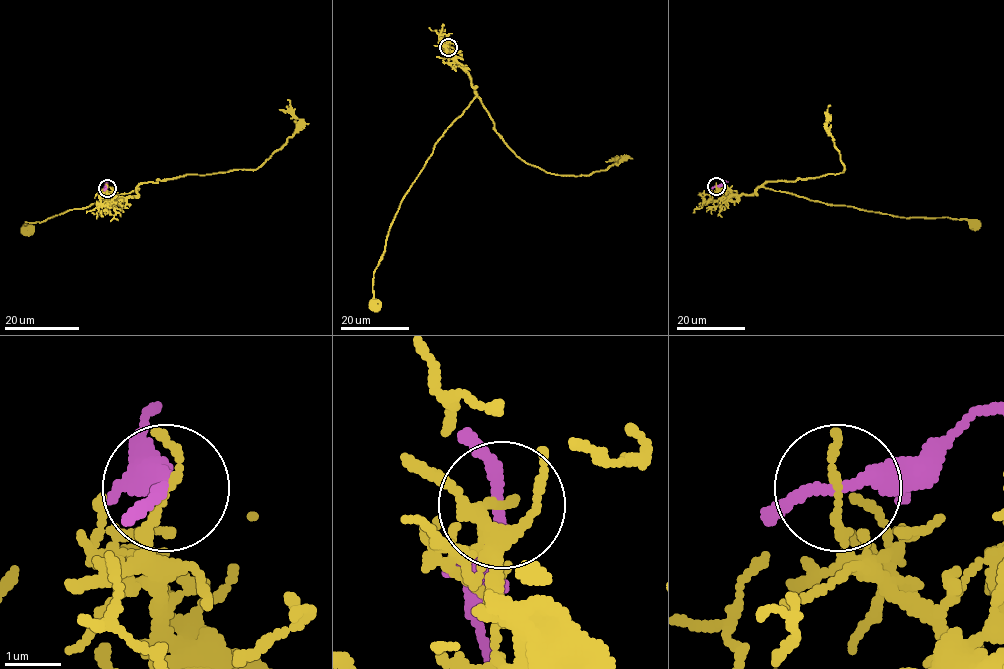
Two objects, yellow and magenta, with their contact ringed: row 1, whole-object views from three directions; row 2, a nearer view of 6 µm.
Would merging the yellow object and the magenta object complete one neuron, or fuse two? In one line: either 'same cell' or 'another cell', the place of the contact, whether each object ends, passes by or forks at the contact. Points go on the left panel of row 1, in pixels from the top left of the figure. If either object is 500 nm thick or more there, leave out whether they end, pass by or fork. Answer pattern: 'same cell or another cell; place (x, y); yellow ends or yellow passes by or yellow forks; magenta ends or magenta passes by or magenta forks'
another cell; place (107, 188); yellow passes by; magenta passes by

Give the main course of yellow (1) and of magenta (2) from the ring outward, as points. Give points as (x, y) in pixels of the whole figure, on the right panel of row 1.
1: (716, 186), (724, 196), (753, 194), (758, 188), (764, 187), (811, 200), (900, 217), (966, 219), (979, 228)
2: (716, 186), (728, 182)

